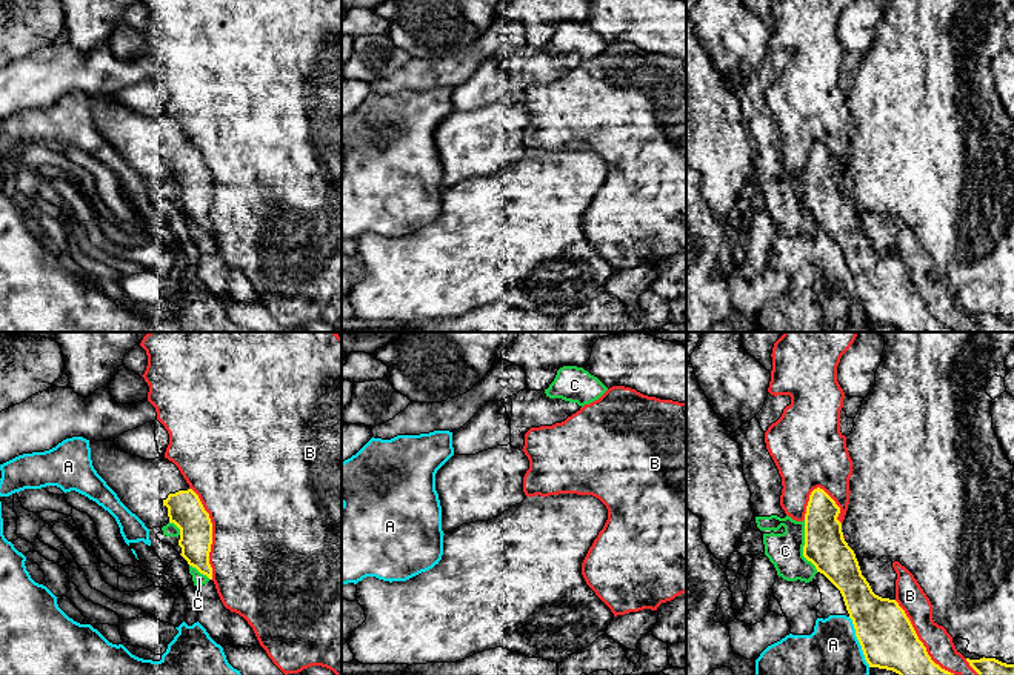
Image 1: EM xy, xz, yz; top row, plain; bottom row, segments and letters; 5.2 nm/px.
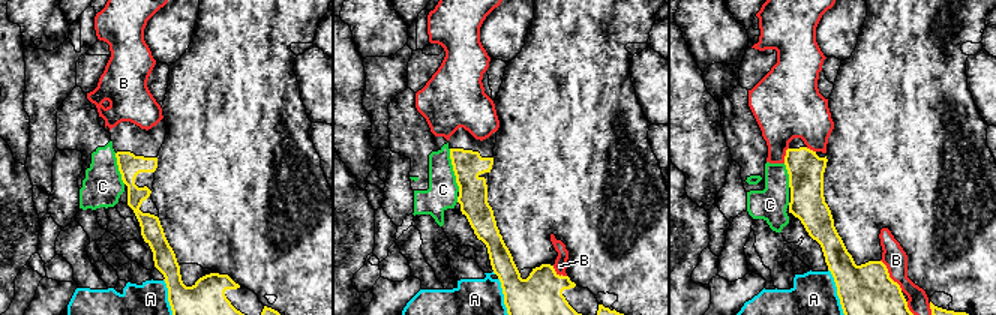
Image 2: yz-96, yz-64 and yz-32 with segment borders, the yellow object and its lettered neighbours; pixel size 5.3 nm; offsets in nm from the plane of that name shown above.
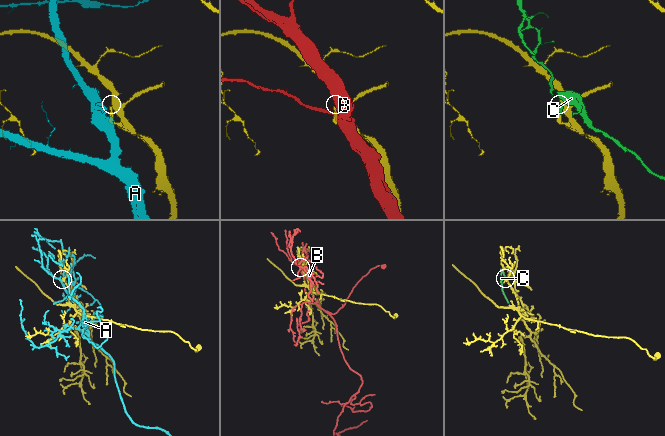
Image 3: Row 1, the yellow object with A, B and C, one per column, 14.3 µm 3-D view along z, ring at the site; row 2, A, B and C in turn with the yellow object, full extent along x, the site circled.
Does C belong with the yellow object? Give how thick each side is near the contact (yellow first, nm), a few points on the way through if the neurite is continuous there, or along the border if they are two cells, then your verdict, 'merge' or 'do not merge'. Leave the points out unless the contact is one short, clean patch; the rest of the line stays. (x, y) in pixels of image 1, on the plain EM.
220/190 nm | do not merge

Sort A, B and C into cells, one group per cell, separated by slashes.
A / B / C

